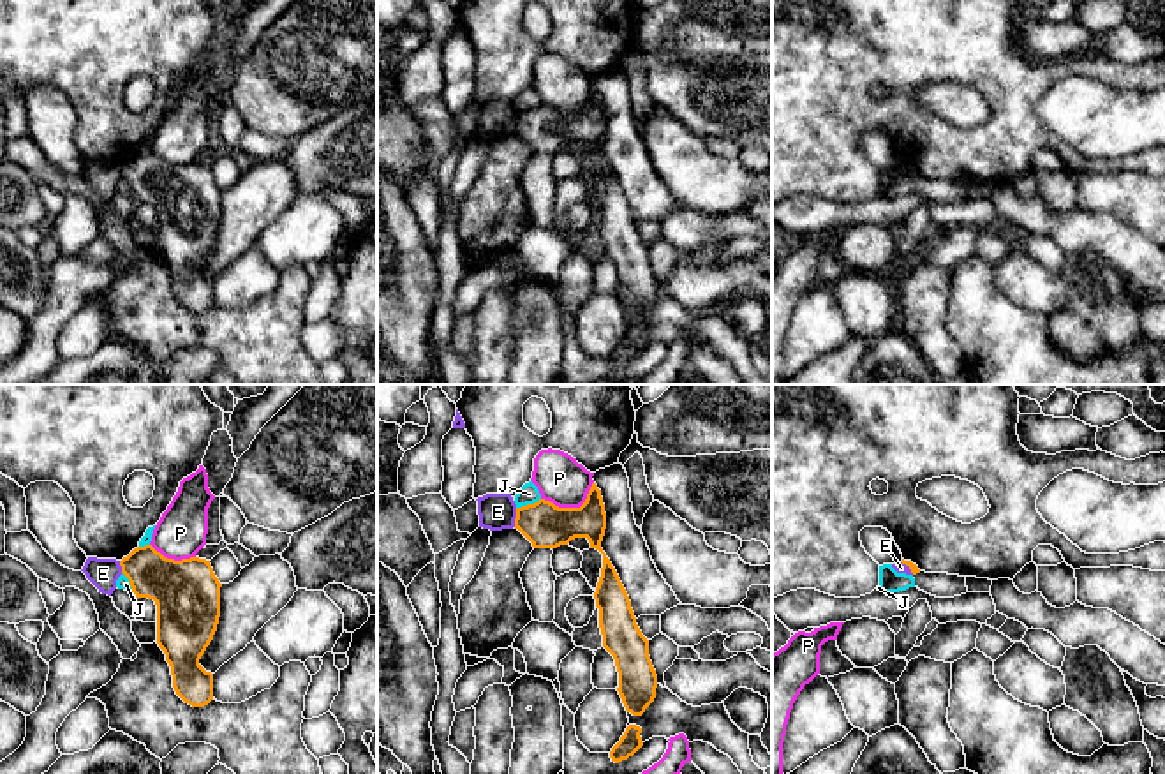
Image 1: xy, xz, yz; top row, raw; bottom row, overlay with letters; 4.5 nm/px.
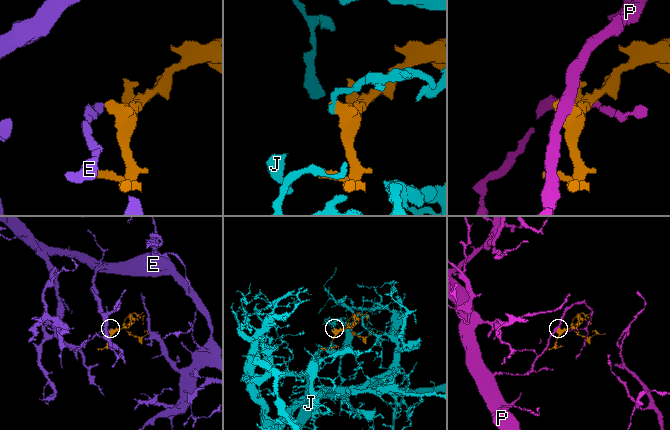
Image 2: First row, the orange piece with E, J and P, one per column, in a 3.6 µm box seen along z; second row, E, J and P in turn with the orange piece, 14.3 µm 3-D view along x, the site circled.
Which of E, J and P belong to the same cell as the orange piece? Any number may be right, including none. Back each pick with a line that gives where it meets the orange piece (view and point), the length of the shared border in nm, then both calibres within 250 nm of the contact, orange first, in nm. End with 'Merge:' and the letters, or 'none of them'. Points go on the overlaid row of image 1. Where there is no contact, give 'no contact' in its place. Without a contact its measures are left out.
Merge: none of them

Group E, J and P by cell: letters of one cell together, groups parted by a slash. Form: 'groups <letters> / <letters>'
groups E / J / P

